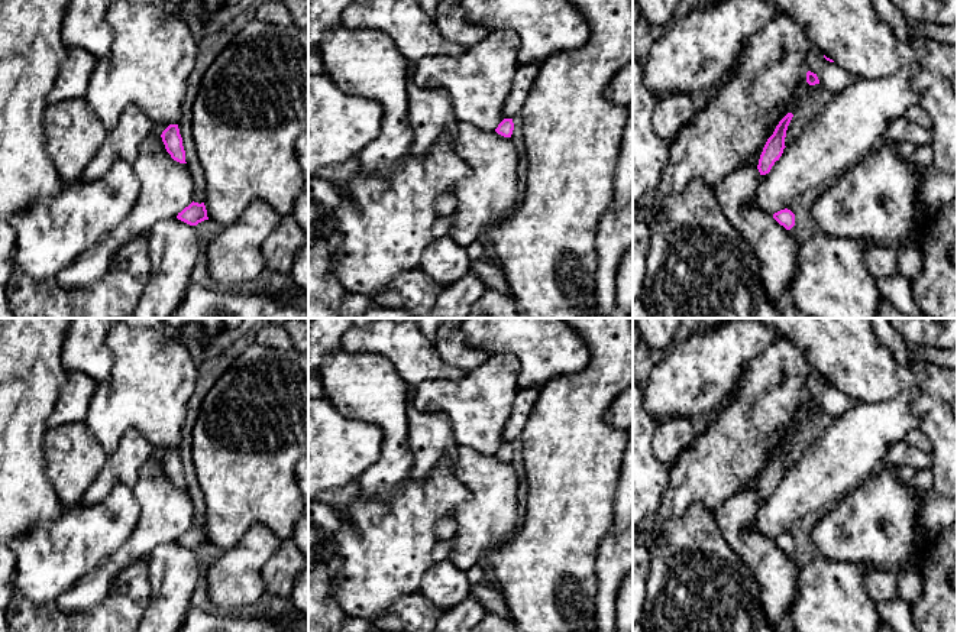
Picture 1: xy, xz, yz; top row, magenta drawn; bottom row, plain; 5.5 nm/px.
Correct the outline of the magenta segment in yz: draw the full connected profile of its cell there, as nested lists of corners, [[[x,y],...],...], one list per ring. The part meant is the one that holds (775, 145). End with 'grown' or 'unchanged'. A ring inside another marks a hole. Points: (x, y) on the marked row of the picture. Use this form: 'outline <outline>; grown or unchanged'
outline [[[788,113],[776,126],[773,134],[767,139],[757,165],[760,175],[769,174],[775,162],[782,156],[783,149],[786,148],[786,130],[792,117],[793,114]]]; unchanged

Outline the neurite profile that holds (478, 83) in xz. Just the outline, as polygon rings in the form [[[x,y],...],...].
[[[511,27],[488,29],[486,36],[459,58],[423,58],[414,67],[413,81],[420,88],[444,88],[450,95],[456,117],[476,129],[495,132],[504,117],[504,103],[513,87],[521,45]]]

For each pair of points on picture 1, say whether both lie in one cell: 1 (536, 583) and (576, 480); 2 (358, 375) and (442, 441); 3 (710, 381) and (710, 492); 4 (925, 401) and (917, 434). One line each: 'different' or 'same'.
1: same
2: different
3: different
4: different

